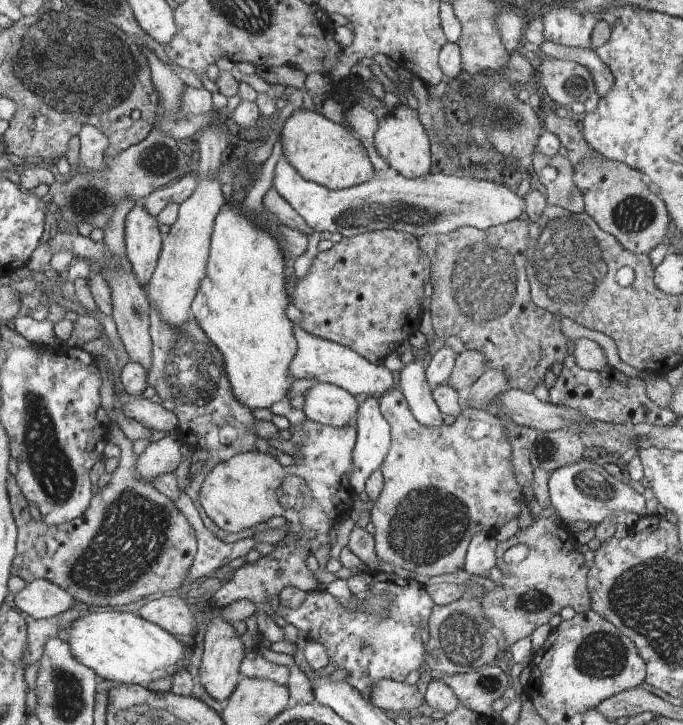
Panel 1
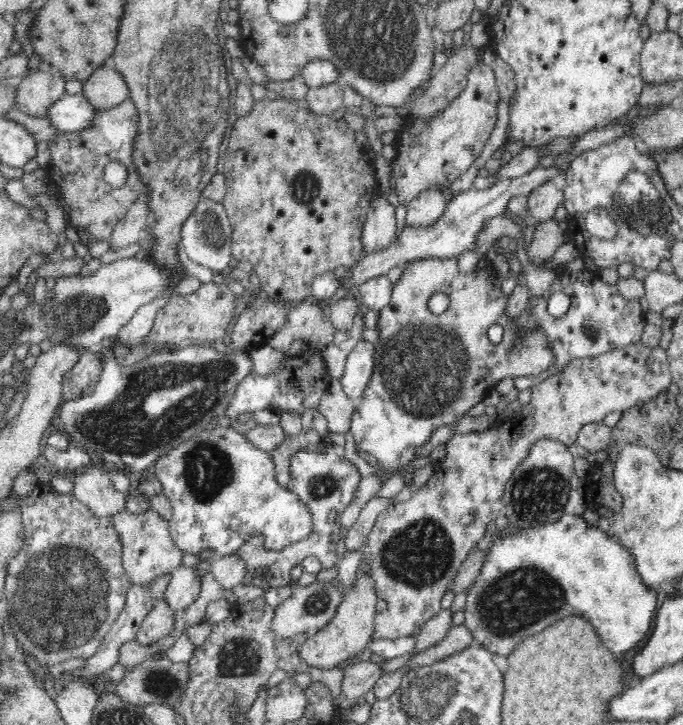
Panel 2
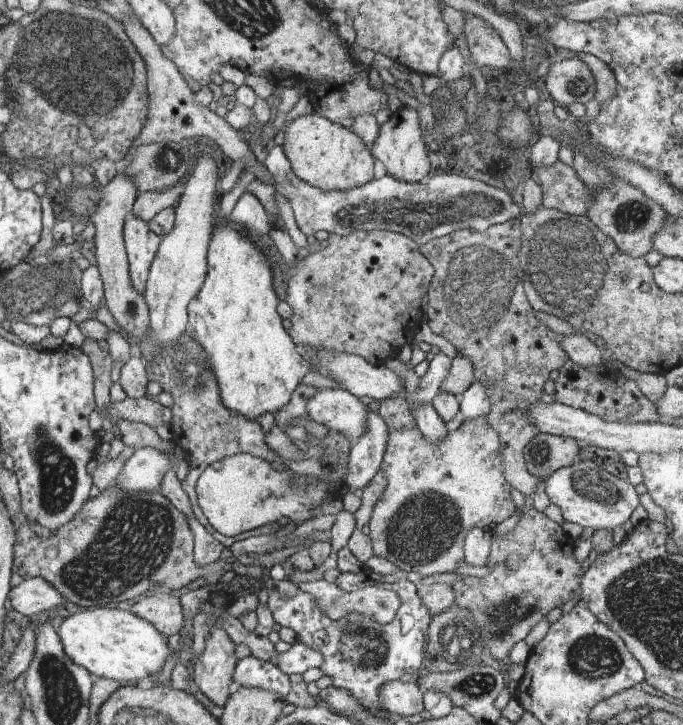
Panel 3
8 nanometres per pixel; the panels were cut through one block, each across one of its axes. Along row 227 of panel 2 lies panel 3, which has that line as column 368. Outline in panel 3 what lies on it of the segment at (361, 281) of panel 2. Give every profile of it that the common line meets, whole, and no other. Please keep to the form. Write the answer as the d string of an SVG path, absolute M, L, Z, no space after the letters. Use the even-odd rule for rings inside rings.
M376 404L366 405L366 410L366 432L349 451L349 475L345 483L352 490L363 490L380 470L389 437L389 428L376 410Z

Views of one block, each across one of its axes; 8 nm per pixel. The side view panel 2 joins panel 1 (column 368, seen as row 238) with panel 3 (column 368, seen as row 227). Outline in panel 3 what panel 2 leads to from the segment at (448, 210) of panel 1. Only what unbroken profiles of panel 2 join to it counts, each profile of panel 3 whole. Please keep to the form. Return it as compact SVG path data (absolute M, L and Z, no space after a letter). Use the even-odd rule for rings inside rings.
M281 146L273 147L263 164L274 180L276 192L290 202L296 224L306 236L312 236L320 230L349 235L357 230L375 229L401 232L407 236L406 230L421 234L437 226L436 237L443 237L467 227L483 232L490 226L521 217L524 211L522 205L513 201L510 189L503 190L451 172L426 177L414 183L387 174L358 188L323 191L294 174Z

